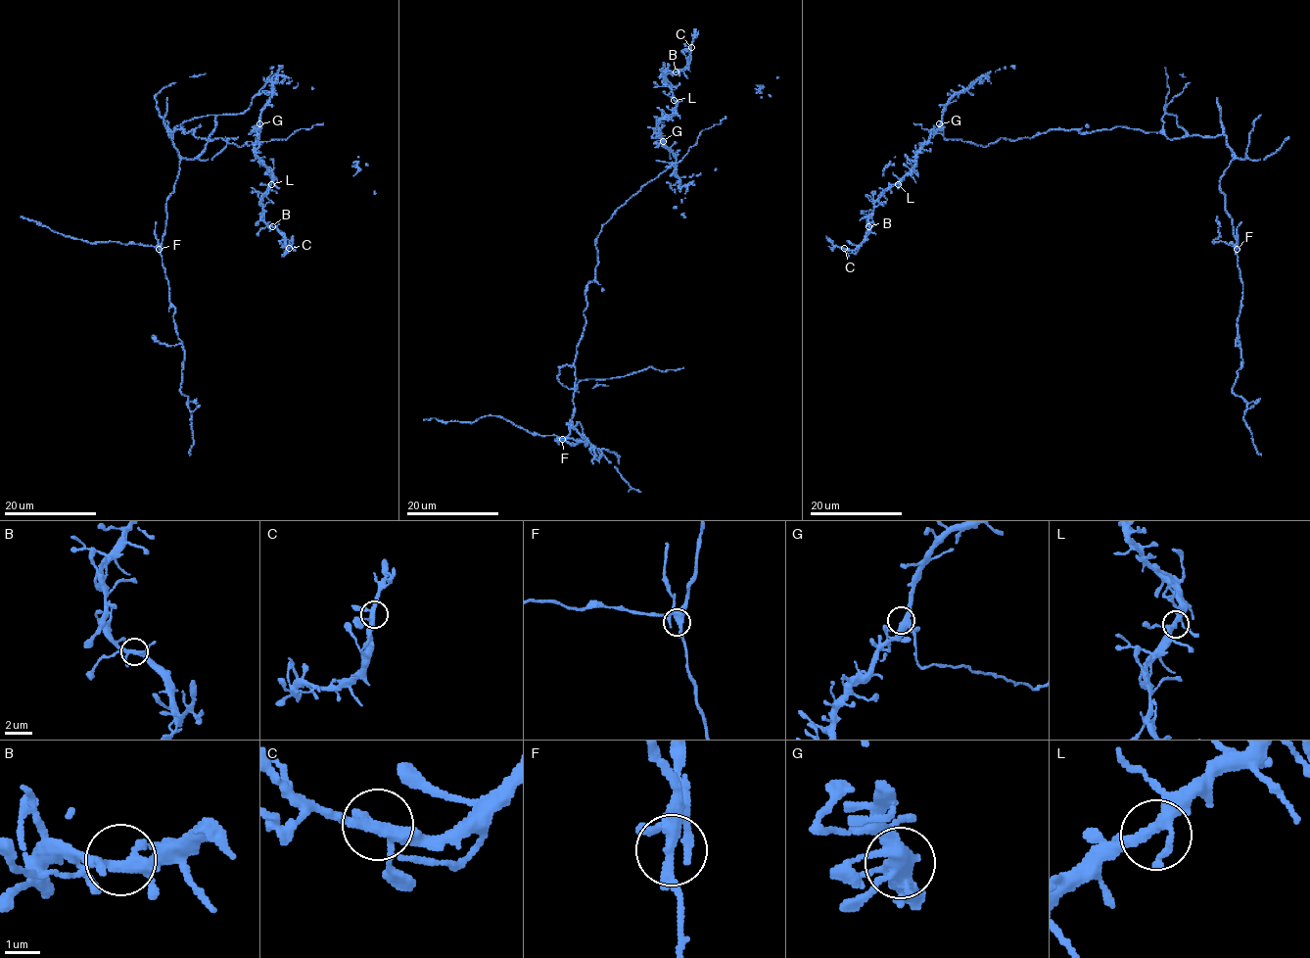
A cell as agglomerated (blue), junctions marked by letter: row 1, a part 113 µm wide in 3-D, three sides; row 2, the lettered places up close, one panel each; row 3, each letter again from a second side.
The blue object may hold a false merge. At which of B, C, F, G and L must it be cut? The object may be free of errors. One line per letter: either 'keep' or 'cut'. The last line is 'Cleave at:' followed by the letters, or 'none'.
B: keep
C: keep
F: cut
G: keep
L: keep
Cleave at: F

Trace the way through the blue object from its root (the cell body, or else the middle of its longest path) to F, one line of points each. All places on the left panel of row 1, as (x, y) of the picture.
F: (178, 128), (171, 132), (172, 139), (168, 134), (180, 162), (174, 191), (166, 201), (165, 232), (159, 248)

